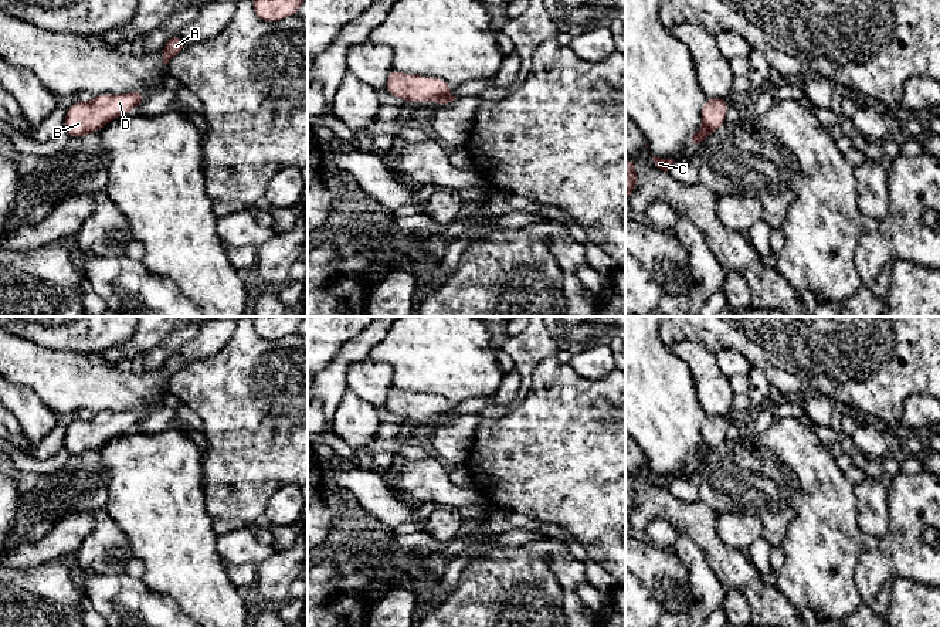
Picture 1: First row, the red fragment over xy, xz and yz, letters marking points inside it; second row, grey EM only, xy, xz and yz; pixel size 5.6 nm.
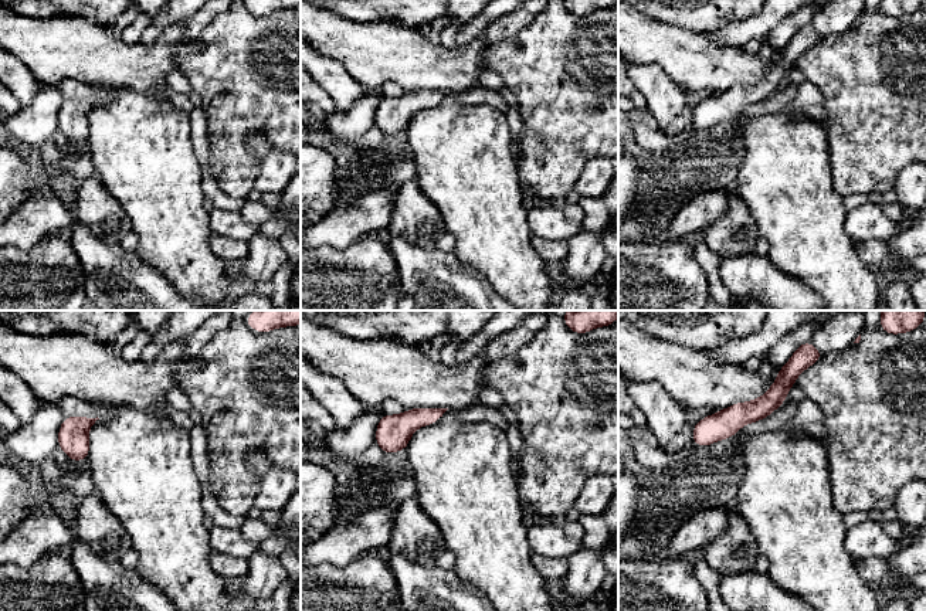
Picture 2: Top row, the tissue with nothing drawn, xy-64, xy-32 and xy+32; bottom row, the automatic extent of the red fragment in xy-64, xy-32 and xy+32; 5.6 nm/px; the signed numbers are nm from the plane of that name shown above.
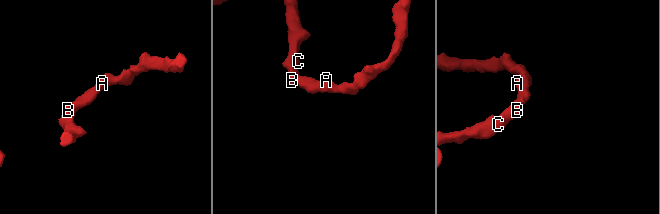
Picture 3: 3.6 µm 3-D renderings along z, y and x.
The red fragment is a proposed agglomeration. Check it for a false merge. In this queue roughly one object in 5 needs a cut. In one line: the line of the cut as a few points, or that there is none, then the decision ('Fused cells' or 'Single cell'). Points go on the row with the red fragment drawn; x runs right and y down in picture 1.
No split. Single cell

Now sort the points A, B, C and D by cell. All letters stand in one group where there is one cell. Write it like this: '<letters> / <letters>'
A B C D

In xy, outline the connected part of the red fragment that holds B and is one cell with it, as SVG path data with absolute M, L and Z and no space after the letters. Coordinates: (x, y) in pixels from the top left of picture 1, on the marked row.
M143 91L122 95L105 94L89 102L75 102L65 113L65 132L69 138L79 138L101 131L111 119L118 118L145 99Z

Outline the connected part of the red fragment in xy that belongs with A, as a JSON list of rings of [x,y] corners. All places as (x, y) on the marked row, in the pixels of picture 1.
[[[179,34],[172,35],[172,38],[164,44],[163,62],[167,65],[169,61],[186,48]]]

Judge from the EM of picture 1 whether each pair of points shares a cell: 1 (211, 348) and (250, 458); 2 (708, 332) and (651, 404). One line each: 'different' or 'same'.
1: different
2: different

